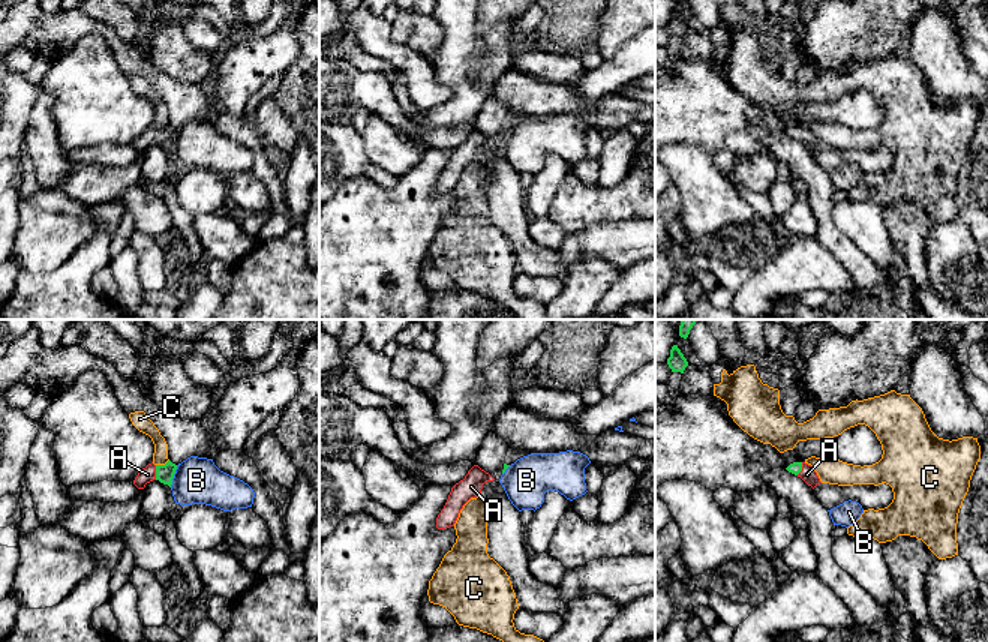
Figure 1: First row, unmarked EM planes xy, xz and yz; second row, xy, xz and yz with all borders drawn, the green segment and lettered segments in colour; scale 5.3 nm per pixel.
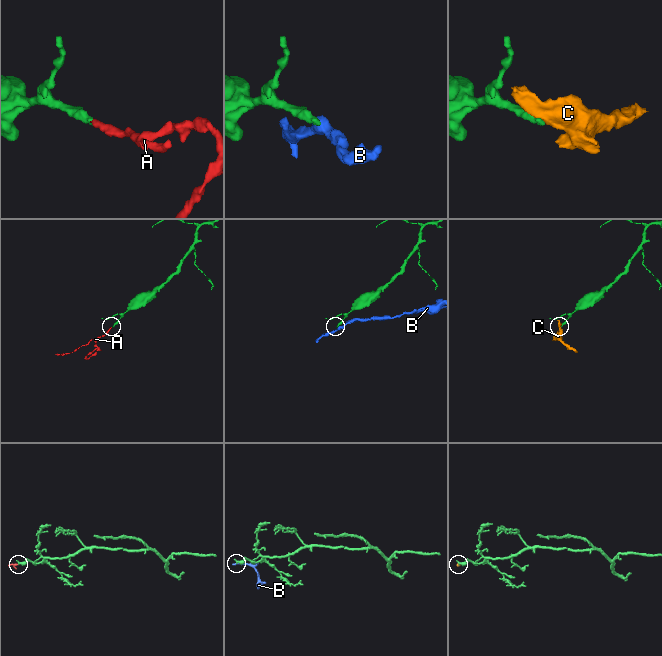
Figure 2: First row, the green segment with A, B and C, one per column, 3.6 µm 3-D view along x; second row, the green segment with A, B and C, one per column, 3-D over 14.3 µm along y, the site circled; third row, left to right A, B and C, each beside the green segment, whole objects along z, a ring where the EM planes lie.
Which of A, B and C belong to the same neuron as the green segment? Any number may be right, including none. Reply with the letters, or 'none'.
A

